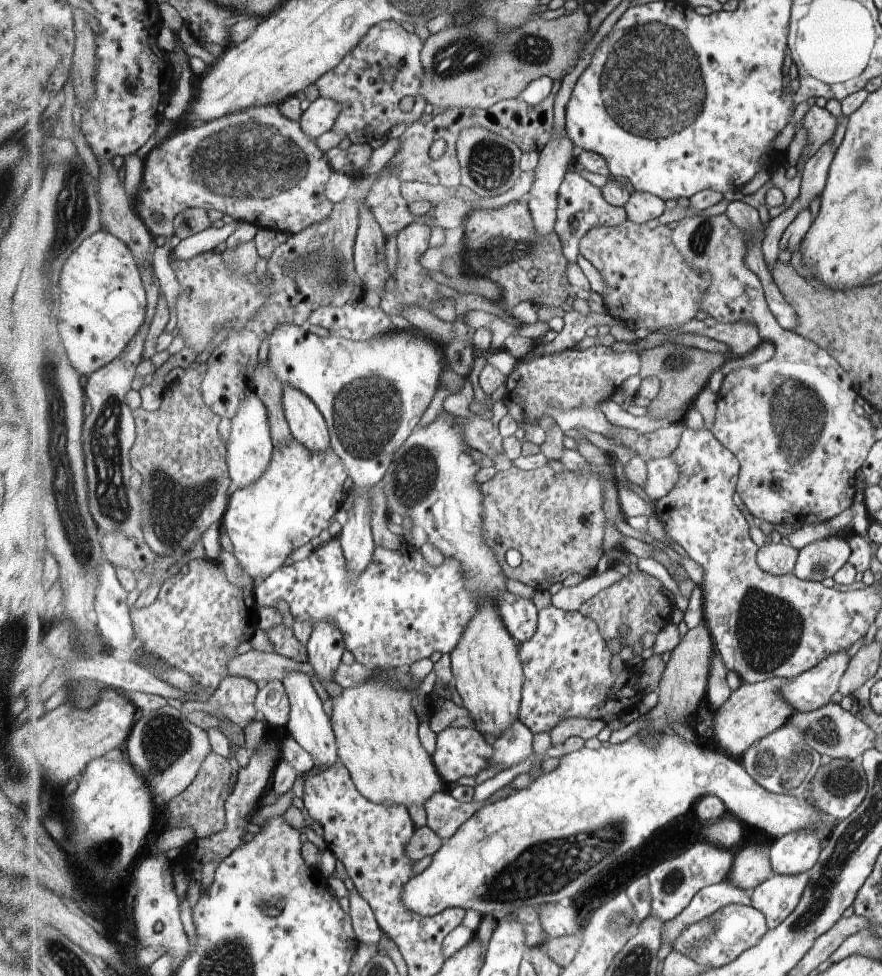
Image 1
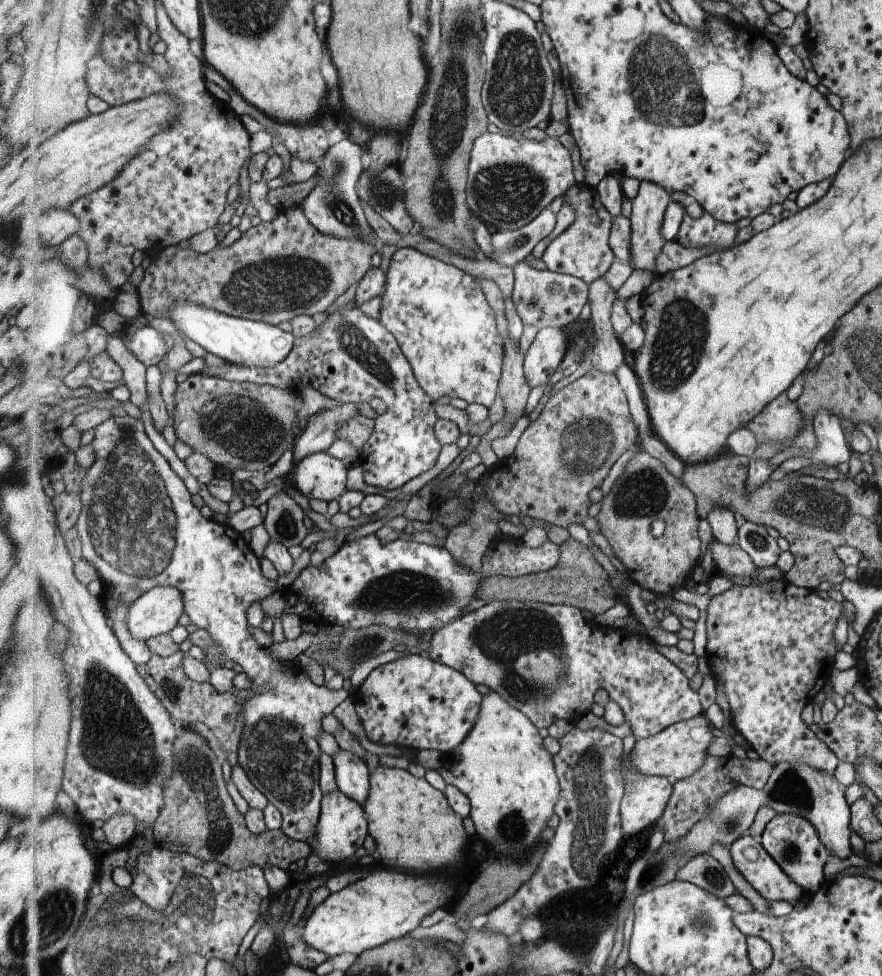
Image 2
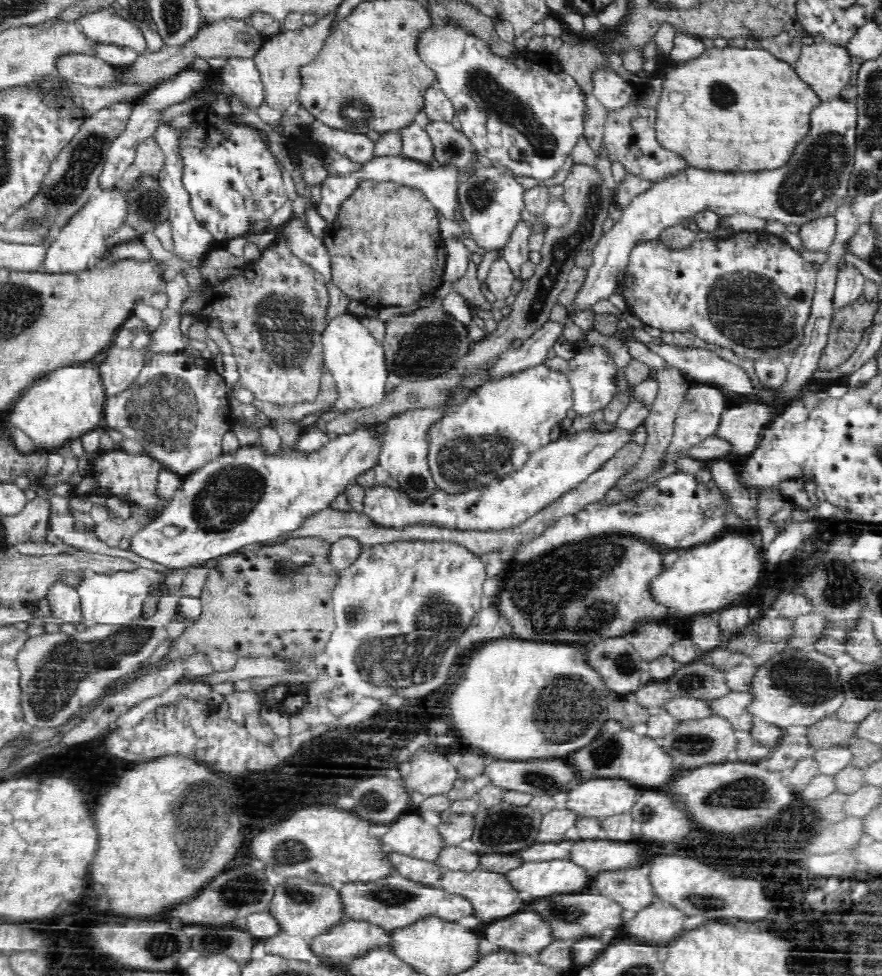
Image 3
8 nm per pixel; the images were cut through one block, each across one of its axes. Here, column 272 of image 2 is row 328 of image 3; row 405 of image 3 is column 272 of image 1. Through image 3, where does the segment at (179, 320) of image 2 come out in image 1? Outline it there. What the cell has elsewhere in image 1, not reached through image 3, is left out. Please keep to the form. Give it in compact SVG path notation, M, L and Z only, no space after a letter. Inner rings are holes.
M279 324L269 338L266 364L281 380L284 386L295 386L319 406L328 422L332 448L337 456L345 462L349 476L354 483L355 504L348 512L349 522L344 526L339 536L343 556L347 560L347 576L349 580L359 578L371 562L376 549L373 538L373 490L385 480L387 470L391 468L395 454L413 434L415 426L423 418L429 408L435 392L441 384L441 374L445 366L445 346L421 331L393 330L373 340L354 341L353 339L331 335L323 338L309 332L304 325Z

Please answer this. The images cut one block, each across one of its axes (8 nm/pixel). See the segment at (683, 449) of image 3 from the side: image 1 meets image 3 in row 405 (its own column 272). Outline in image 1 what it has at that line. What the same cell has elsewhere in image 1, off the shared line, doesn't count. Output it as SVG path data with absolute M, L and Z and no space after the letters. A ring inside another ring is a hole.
M273 680L261 686L255 704L260 717L270 727L285 727L290 721L290 698L281 680Z

